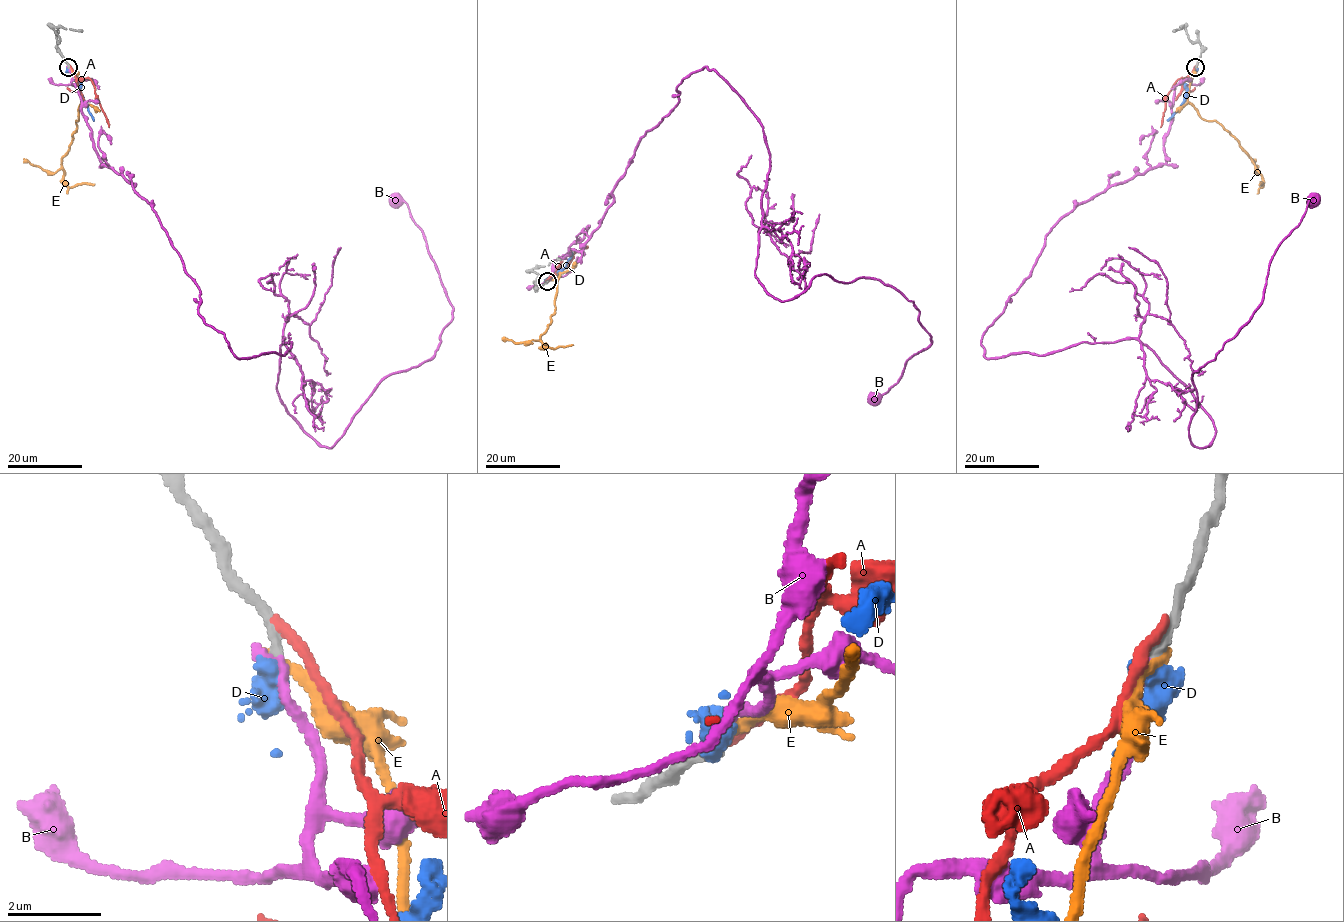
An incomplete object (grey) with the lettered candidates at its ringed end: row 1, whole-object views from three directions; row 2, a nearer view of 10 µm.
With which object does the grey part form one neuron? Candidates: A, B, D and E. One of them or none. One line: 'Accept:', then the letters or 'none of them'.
Accept: B

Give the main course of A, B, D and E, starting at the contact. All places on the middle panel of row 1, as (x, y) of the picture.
A: (547, 282), (555, 271), (567, 266), (577, 250), (587, 246)
B: (546, 281), (713, 69), (769, 152), (759, 282), (879, 279), (931, 335), (875, 397)
D: (546, 281), (566, 265), (572, 252)
E: (547, 281), (559, 273), (555, 313), (540, 337), (542, 347), (573, 345)

